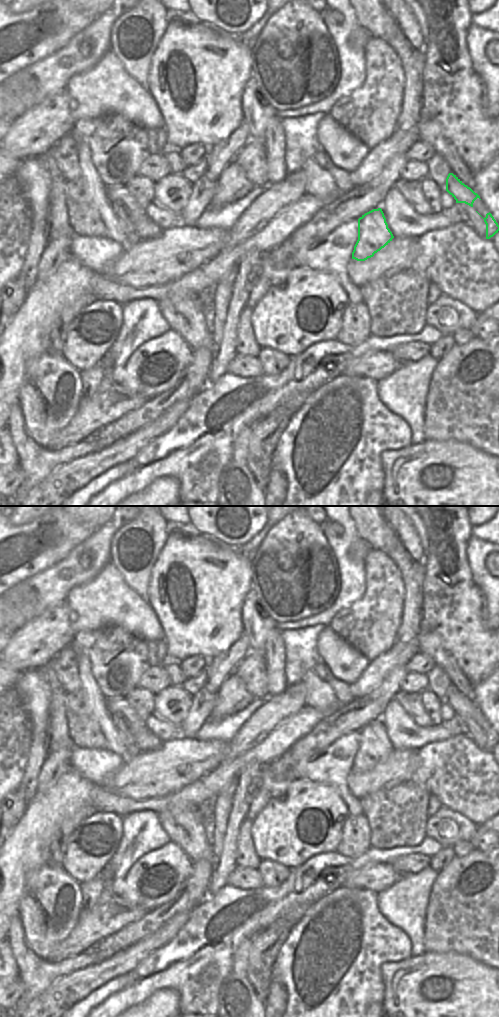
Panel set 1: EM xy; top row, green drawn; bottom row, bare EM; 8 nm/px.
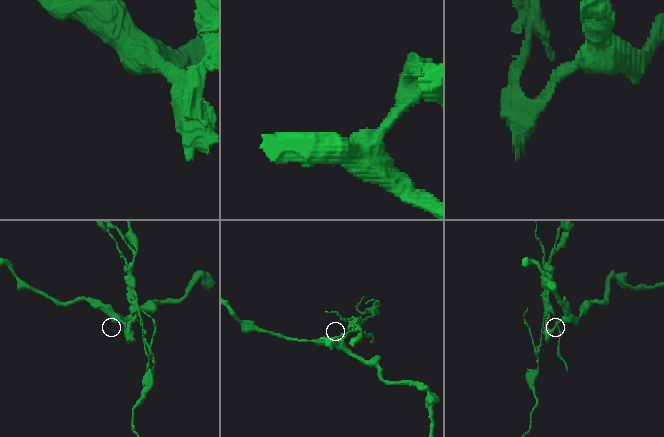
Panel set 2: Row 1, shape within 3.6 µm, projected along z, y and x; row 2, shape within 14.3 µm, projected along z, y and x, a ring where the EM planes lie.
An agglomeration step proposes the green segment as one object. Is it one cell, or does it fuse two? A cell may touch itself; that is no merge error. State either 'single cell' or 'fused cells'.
fused cells

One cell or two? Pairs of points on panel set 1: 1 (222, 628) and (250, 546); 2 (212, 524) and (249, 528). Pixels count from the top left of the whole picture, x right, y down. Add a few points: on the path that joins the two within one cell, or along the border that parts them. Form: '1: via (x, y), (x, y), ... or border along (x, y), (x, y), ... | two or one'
1: border along (239, 551), (251, 561) | two
2: via (221, 526), (240, 526) | one

